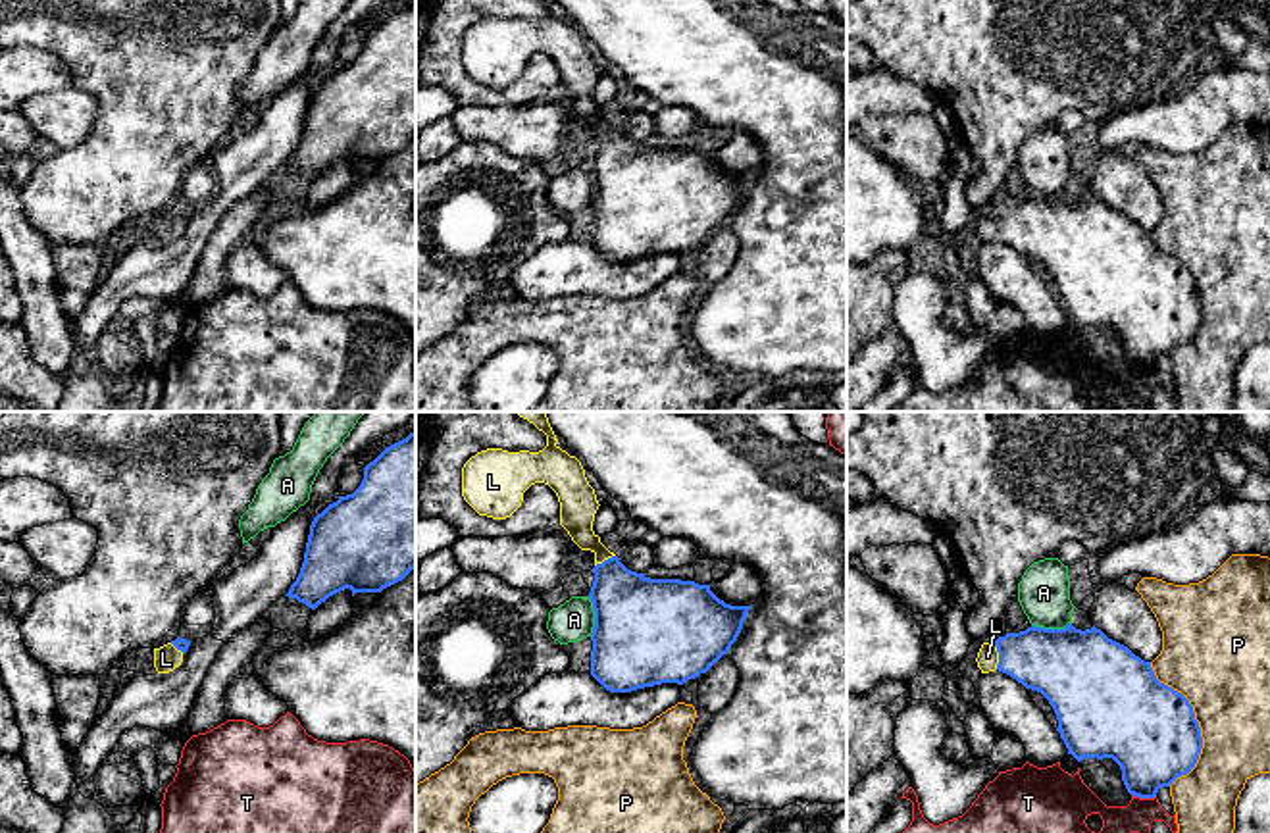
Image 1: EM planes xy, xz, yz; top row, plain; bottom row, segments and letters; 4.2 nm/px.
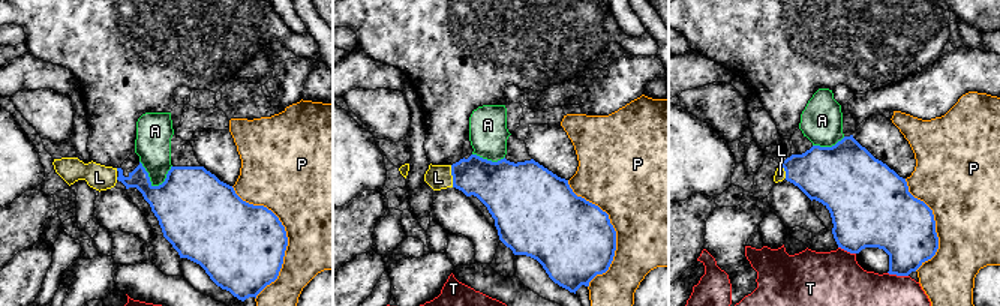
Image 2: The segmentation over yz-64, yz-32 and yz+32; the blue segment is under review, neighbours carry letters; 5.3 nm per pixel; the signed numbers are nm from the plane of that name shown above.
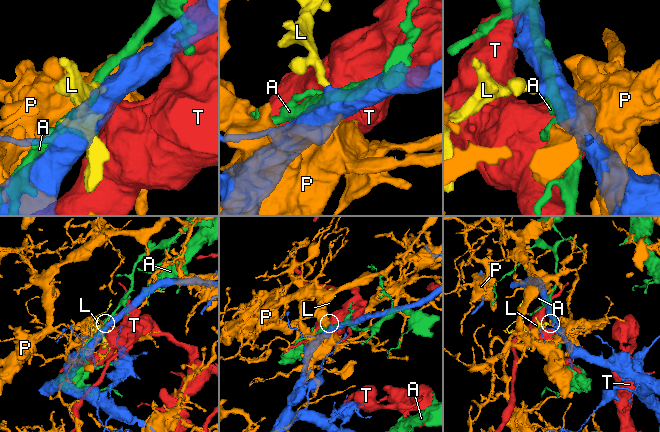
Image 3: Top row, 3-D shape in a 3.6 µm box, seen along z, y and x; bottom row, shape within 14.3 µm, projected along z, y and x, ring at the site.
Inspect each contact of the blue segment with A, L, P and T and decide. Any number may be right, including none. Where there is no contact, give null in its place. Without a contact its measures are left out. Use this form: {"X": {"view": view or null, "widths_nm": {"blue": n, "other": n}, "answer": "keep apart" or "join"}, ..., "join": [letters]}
{"A": {"view": "xz", "widths_nm": {"blue": 440, "other": 170}, "answer": "keep apart"}, "L": {"view": "yz", "widths_nm": {"blue": 280, "other": 90}, "answer": "join"}, "P": {"view": "yz", "widths_nm": {"blue": 400, "other": 400}, "answer": "keep apart"}, "T": {"view": "yz", "widths_nm": {"blue": 380, "other": 140}, "answer": "keep apart"}, "join": ["L"]}

